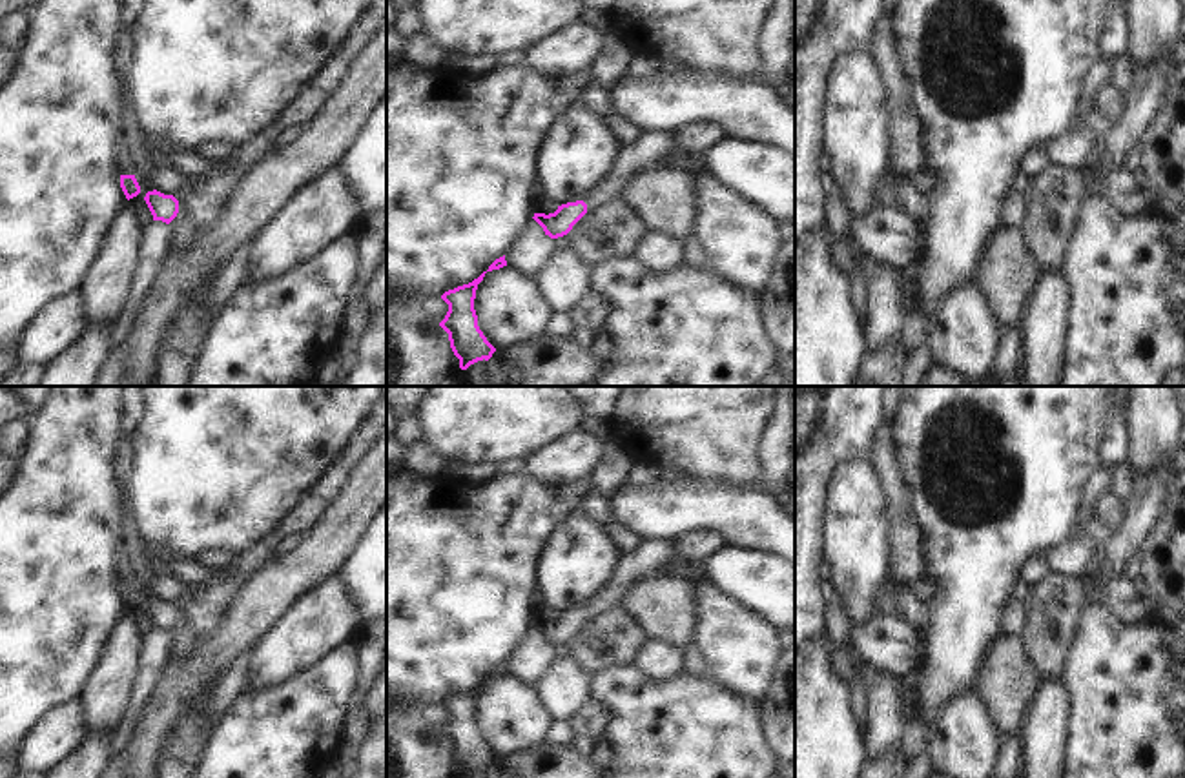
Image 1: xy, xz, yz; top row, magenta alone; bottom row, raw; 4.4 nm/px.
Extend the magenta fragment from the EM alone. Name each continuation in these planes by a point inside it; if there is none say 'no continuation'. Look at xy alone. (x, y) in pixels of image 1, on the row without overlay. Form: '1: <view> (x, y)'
no continuation

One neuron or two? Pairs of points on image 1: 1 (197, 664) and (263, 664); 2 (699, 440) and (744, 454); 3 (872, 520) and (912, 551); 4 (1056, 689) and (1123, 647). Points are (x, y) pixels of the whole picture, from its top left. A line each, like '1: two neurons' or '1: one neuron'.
1: two neurons
2: one neuron
3: two neurons
4: two neurons

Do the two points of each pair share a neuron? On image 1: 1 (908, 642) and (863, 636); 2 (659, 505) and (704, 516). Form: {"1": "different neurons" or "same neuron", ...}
{"1": "same neuron", "2": "same neuron"}

